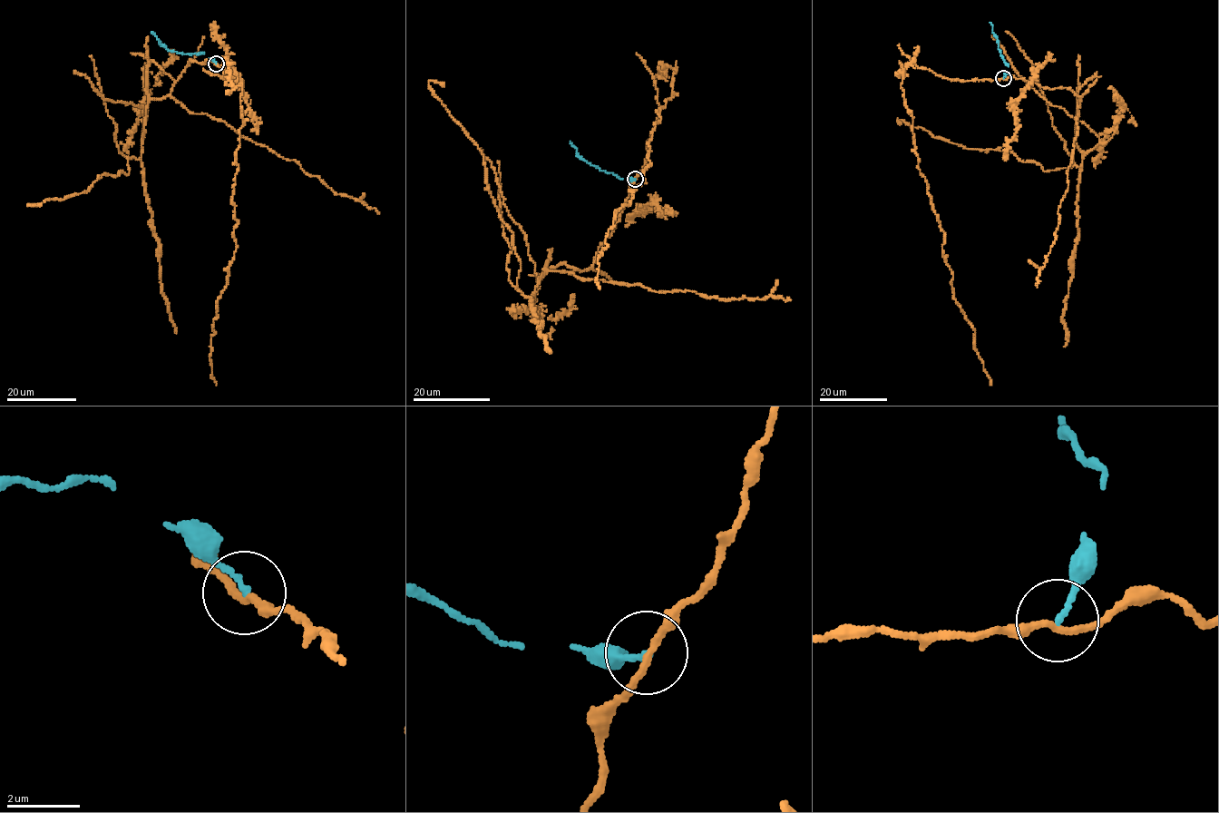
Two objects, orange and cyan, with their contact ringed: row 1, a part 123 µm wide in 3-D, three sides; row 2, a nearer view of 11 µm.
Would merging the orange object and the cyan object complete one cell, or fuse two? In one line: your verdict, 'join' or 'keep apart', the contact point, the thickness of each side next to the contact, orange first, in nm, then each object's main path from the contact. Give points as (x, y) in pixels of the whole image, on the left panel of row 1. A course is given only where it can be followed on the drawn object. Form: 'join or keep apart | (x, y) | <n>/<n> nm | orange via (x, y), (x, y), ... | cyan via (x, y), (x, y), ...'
keep apart | (216, 63) | 170/160 nm | orange via (216, 64), (241, 85), (243, 123), (237, 249), (210, 337), (216, 384) | cyan via (216, 64), (202, 53), (168, 50), (151, 32)

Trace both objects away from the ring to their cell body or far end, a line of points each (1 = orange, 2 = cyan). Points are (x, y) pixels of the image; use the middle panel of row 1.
1: (635, 179), (658, 113), (654, 78), (670, 67), (645, 182), (614, 214), (599, 288)
2: (635, 179), (620, 179), (599, 170), (579, 156), (570, 140)

